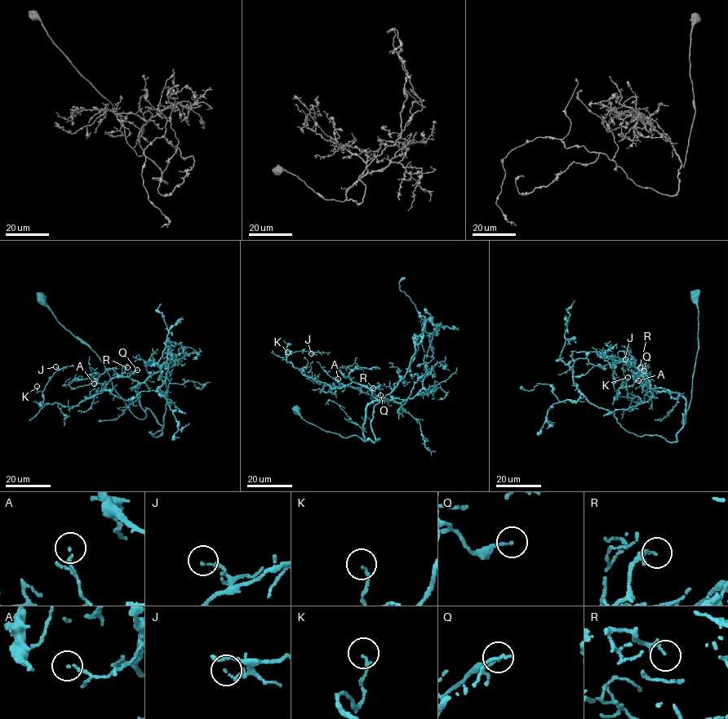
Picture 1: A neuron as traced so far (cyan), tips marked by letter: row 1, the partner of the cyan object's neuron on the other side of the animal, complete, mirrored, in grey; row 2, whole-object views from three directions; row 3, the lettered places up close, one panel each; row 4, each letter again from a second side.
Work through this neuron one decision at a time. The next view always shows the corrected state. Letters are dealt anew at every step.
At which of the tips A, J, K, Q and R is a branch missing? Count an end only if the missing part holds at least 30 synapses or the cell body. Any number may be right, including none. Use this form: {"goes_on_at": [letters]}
{"goes_on_at": ["R"]}

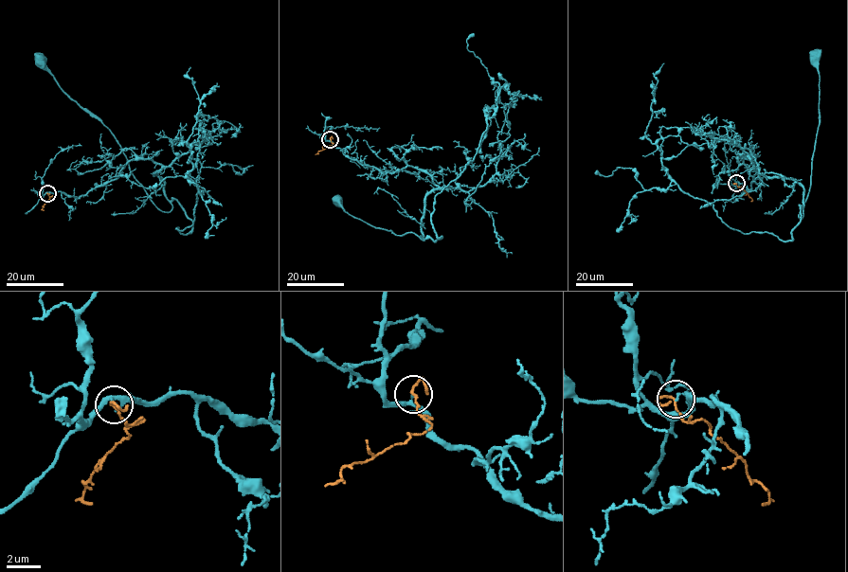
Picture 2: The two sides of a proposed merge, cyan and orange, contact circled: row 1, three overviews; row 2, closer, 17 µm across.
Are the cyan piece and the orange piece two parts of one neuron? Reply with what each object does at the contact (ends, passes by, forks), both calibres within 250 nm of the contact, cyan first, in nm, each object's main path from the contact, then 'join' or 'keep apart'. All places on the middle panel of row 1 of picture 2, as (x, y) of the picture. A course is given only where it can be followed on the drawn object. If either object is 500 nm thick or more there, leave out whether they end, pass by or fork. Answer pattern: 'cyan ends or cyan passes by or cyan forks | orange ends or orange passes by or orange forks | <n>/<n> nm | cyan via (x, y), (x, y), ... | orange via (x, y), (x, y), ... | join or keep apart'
cyan passes by | orange passes by | 150/110 nm | cyan via (331, 138), (360, 163), (392, 173), (411, 166), (438, 187), (425, 197), (424, 241), (373, 227), (337, 202) | orange via (331, 138), (333, 144), (318, 153) | keep apart

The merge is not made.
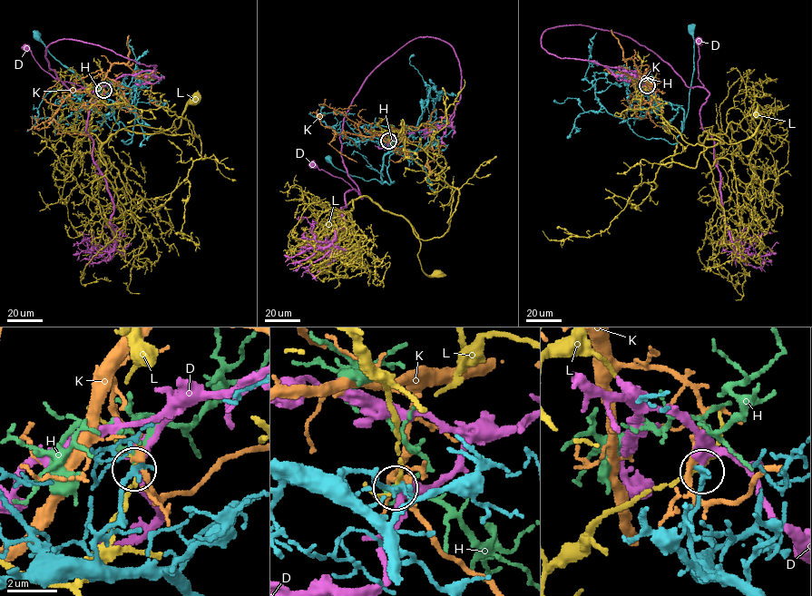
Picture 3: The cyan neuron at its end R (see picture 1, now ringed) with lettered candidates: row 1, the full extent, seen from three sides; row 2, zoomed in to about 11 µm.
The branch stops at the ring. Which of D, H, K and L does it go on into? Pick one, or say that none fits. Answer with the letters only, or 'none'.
H

